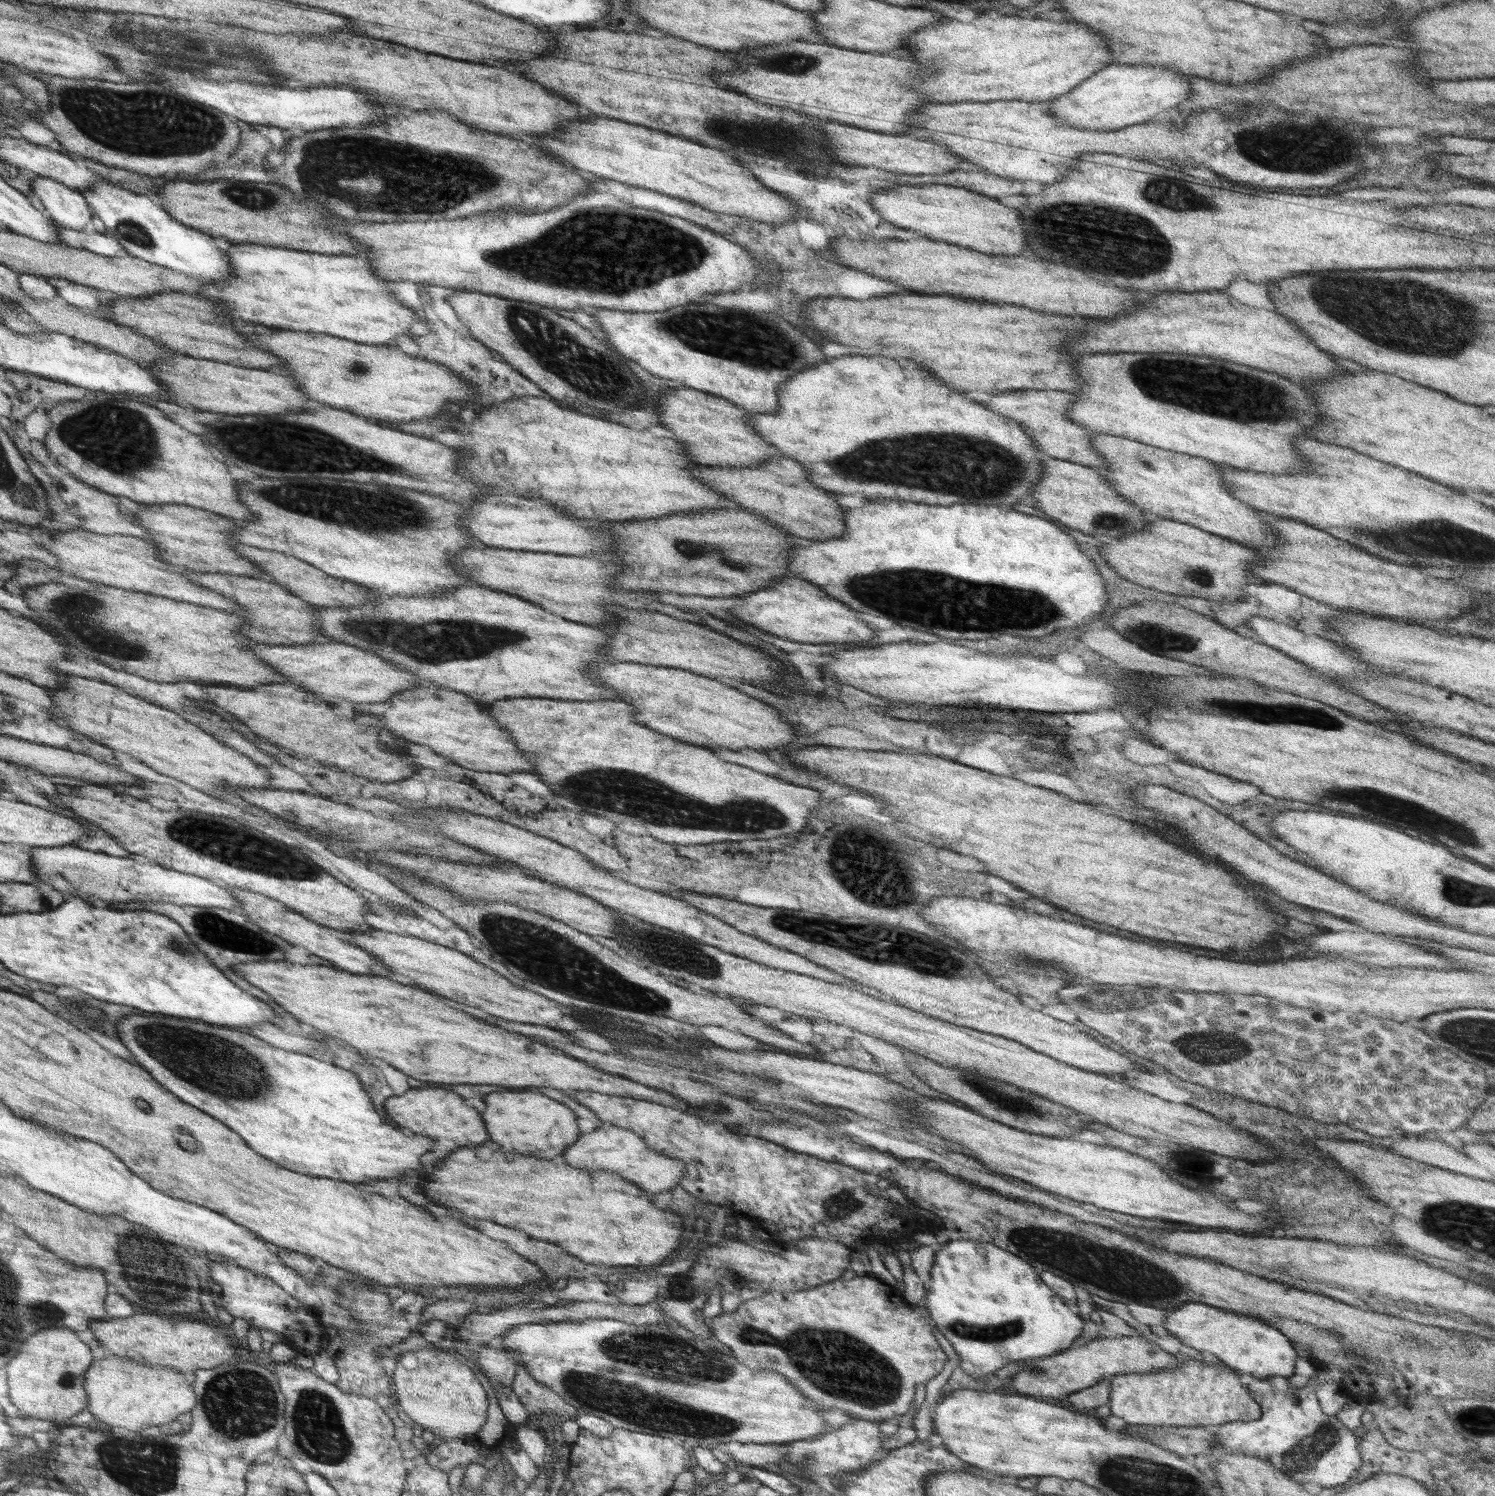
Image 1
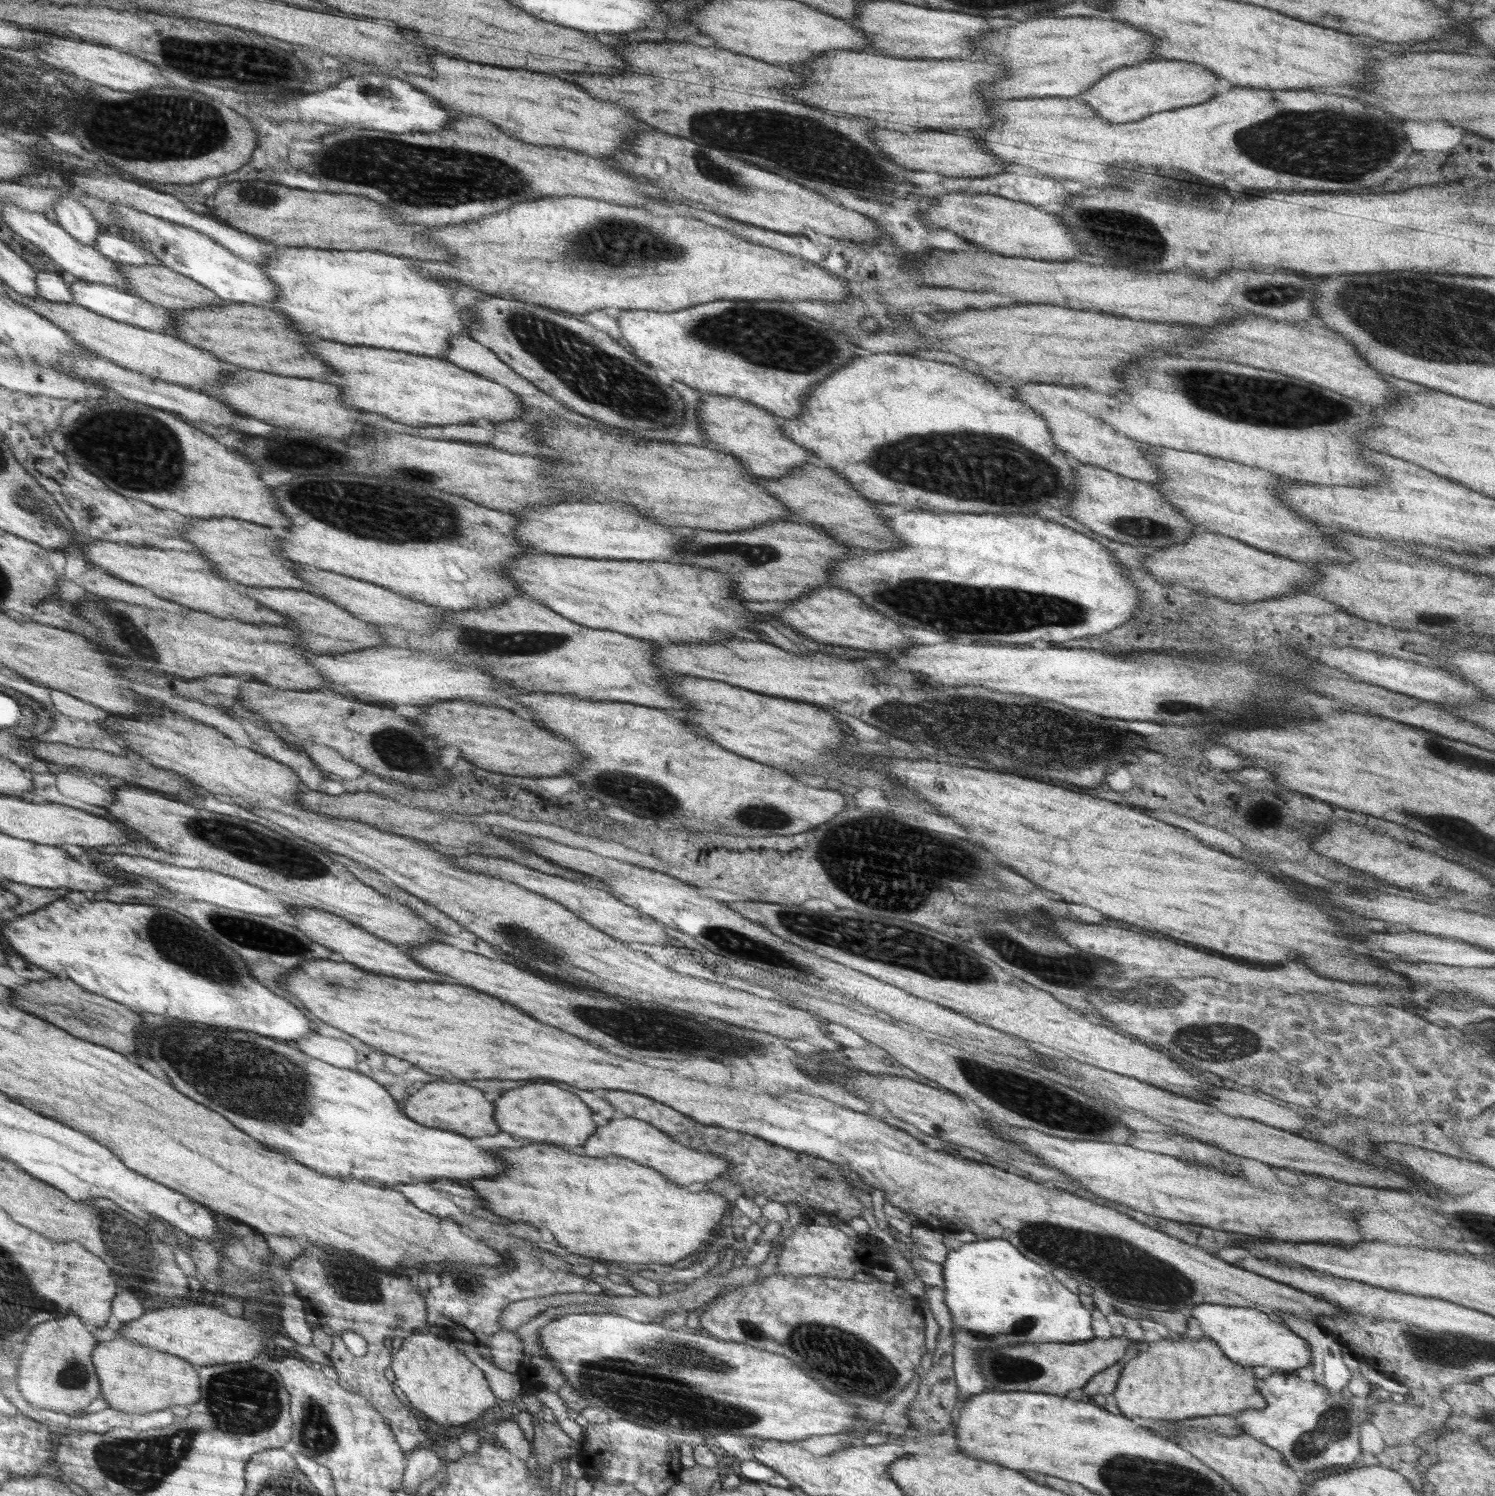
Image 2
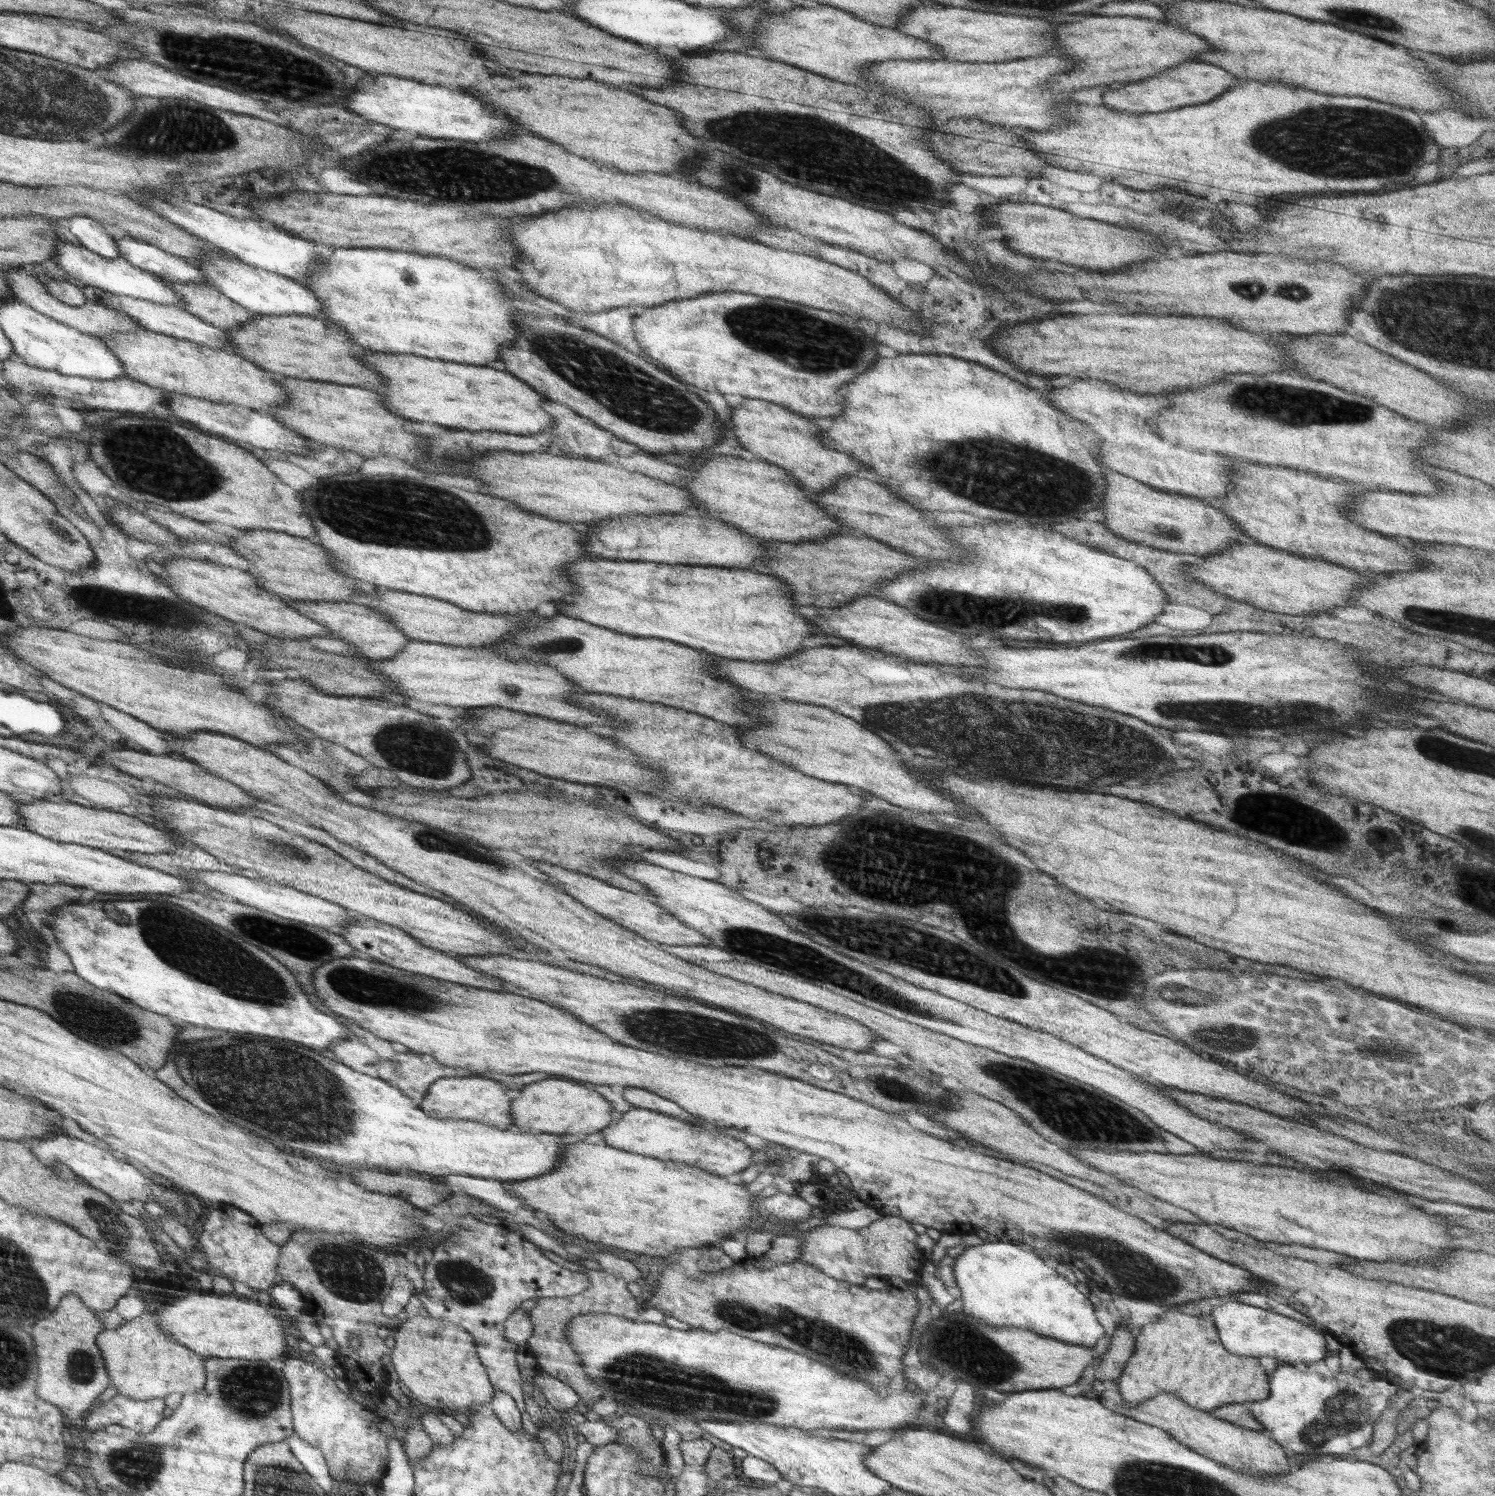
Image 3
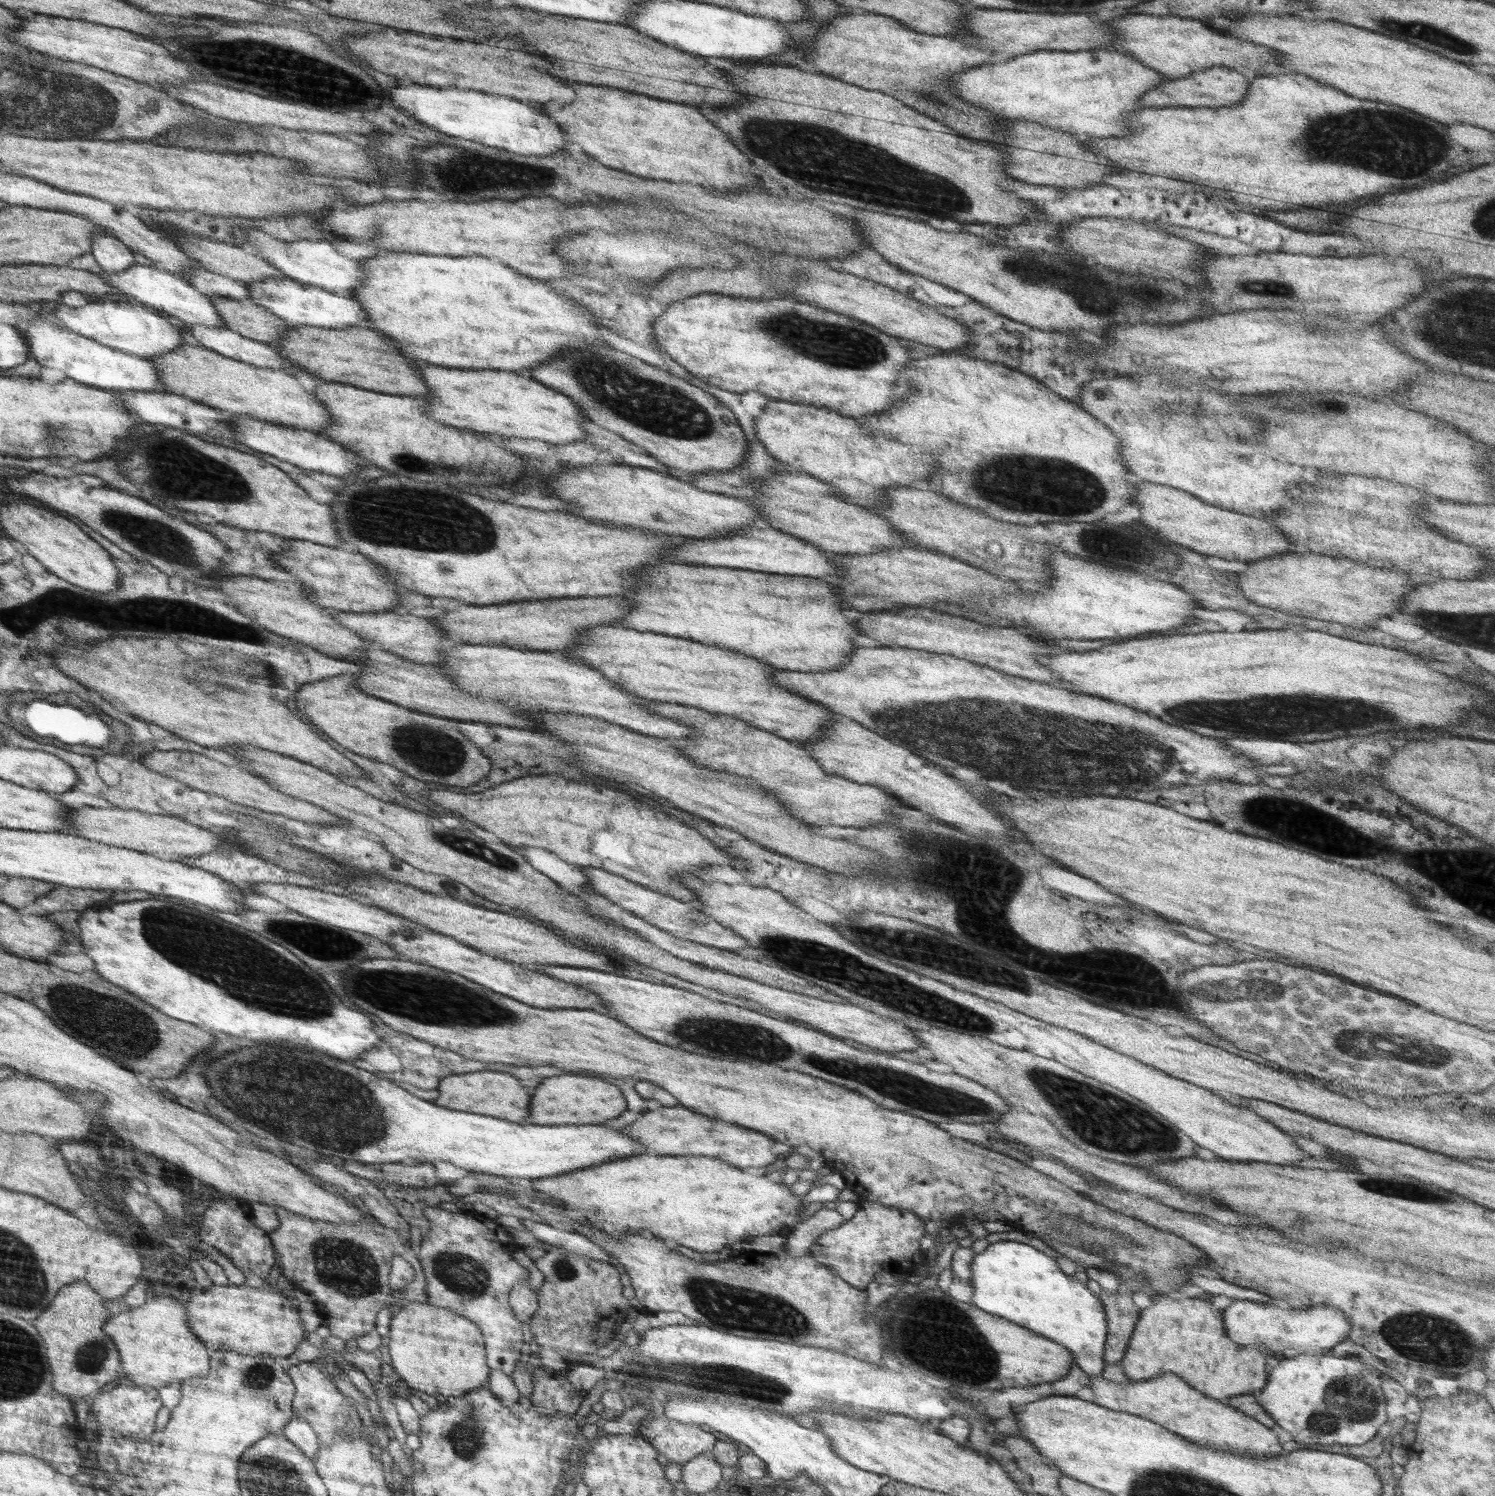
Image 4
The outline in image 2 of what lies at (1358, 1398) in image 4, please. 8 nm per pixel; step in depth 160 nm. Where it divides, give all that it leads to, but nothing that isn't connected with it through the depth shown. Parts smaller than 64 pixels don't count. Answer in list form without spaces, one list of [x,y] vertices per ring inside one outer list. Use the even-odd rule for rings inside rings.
[[[1272,1373],[1266,1379],[1257,1379],[1256,1387],[1258,1391],[1262,1394],[1262,1398],[1266,1401],[1266,1406],[1262,1410],[1256,1410],[1252,1408],[1250,1410],[1244,1410],[1235,1415],[1235,1419],[1237,1425],[1242,1428],[1243,1432],[1250,1435],[1252,1438],[1256,1440],[1262,1441],[1266,1446],[1270,1448],[1275,1448],[1278,1452],[1281,1452],[1283,1459],[1286,1461],[1286,1464],[1292,1468],[1292,1470],[1298,1470],[1298,1472],[1304,1472],[1304,1474],[1310,1474],[1310,1472],[1316,1472],[1316,1470],[1330,1470],[1330,1468],[1338,1468],[1338,1466],[1350,1466],[1350,1464],[1354,1464],[1357,1461],[1359,1456],[1361,1455],[1361,1448],[1358,1441],[1358,1431],[1360,1428],[1360,1424],[1362,1422],[1369,1421],[1370,1419],[1370,1410],[1369,1406],[1365,1408],[1364,1400],[1357,1399],[1355,1402],[1350,1402],[1346,1400],[1341,1393],[1332,1395],[1326,1387],[1317,1384],[1315,1381],[1304,1381],[1298,1377],[1296,1373]]]

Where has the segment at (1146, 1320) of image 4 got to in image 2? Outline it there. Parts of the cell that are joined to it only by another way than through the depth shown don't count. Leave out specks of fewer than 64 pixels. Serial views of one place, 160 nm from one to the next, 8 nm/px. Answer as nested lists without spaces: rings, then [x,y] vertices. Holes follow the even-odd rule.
[[[1186,1335],[1171,1336],[1143,1345],[1138,1355],[1126,1360],[1113,1392],[1121,1414],[1133,1421],[1140,1418],[1181,1421],[1198,1416],[1236,1415],[1252,1408],[1262,1410],[1267,1405],[1256,1387],[1253,1367],[1232,1362],[1209,1336],[1194,1341],[1186,1339]]]

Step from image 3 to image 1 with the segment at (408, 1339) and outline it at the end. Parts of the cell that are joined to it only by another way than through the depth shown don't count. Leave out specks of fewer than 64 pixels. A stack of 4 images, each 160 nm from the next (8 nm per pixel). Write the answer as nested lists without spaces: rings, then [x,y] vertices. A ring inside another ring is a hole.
[[[420,1350],[402,1354],[400,1365],[394,1371],[393,1380],[398,1409],[411,1423],[418,1423],[436,1436],[436,1443],[454,1438],[463,1438],[466,1434],[477,1434],[486,1422],[486,1390],[474,1378],[471,1368],[456,1362],[448,1352]]]

